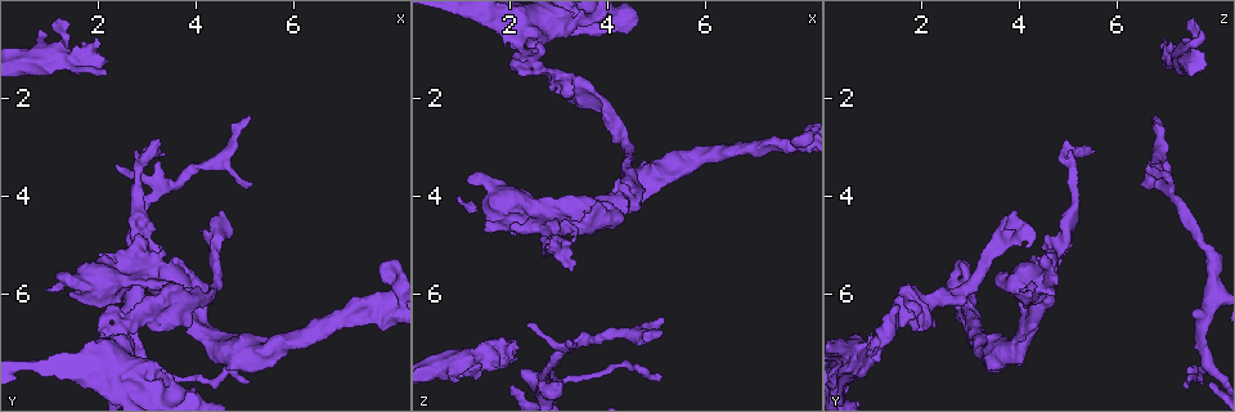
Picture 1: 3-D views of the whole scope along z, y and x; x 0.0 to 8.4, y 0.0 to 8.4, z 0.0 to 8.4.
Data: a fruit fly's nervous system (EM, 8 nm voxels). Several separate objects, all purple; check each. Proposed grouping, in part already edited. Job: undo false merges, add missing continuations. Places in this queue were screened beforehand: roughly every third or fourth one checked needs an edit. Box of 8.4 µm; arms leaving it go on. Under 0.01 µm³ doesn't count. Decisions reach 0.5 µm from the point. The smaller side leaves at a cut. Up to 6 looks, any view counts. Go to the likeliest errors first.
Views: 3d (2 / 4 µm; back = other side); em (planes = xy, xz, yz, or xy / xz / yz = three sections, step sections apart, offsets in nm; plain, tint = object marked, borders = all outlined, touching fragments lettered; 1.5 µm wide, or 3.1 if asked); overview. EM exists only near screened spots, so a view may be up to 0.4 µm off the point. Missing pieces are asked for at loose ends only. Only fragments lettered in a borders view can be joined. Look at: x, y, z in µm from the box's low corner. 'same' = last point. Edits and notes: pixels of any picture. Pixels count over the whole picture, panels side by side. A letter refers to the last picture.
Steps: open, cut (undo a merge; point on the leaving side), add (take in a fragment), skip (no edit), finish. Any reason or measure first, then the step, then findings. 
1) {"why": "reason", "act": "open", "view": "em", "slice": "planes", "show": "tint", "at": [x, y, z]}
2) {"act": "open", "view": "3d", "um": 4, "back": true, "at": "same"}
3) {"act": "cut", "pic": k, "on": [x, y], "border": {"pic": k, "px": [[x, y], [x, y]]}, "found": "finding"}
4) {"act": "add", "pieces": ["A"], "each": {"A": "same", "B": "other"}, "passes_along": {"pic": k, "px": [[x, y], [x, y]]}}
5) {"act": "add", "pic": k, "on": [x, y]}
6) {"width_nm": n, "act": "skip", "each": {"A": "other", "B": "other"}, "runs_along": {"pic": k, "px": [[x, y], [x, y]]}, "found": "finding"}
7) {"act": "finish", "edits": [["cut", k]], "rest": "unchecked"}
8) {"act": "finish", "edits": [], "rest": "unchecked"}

{"why": "an open end", "act": "open", "view": "3d", "um": 2, "at": [5.10, 2.40, 6.75]}

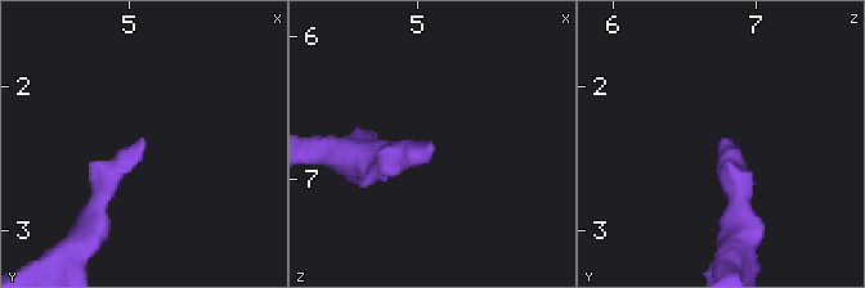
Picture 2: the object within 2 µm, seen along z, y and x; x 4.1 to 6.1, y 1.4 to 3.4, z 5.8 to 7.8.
{"act": "open", "view": "em", "slice": "xz", "step": 4, "show": "tint", "at": [5.12, 2.38, 6.74]}

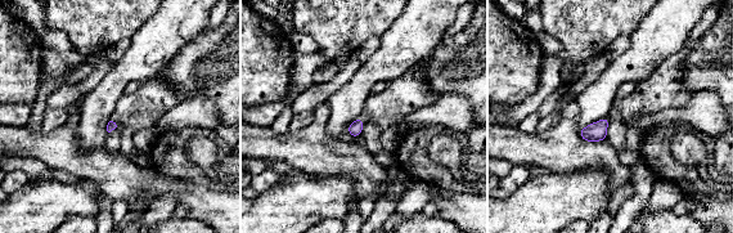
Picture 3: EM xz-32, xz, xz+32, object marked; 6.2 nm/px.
{"act": "open", "view": "em", "slice": "planes", "show": "borders", "at": "same"}

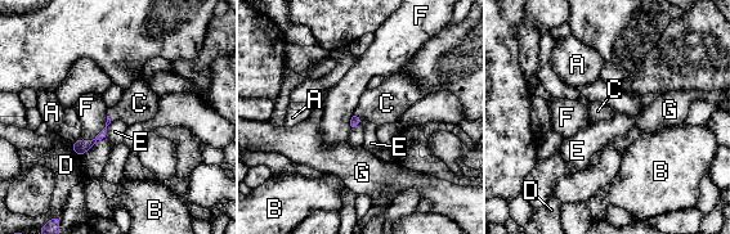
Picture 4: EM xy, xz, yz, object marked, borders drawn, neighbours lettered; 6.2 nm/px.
{"act": "add", "pieces": ["C"], "each": {"A": "other", "B": "other", "C": "same", "D": "other", "E": "other", "F": "other", "G": "other"}, "found": "the cell continues"}

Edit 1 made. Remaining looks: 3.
{"why": "an open end", "act": "open", "view": "em", "slice": "planes", "show": "borders", "at": [3.65, 5.85, 1.75]}

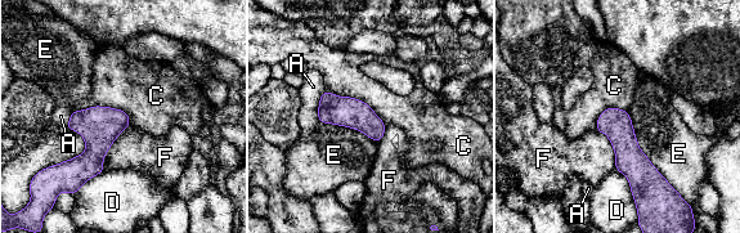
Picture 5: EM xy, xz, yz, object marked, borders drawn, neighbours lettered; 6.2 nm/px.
{"act": "skip", "each": {"A": "other", "C": "other", "D": "other", "E": "other", "F": "other"}, "border": {"pic": 5, "px": [[72, 111], [116, 107], [130, 125]]}, "found": "no lettered fragment goes on from it"}

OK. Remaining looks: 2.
{"act": "finish", "edits": [["add", 4]], "rest": "unchecked"}

